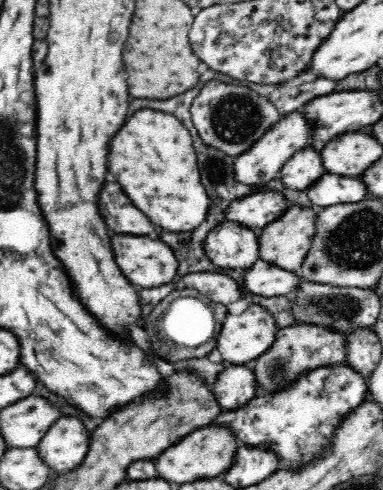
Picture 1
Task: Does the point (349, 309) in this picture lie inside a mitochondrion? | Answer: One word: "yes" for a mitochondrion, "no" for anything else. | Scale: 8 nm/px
yes

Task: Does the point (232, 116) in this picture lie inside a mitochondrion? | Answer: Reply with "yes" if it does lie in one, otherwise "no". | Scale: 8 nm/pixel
yes

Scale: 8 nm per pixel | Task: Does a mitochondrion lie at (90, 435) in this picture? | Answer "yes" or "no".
no

